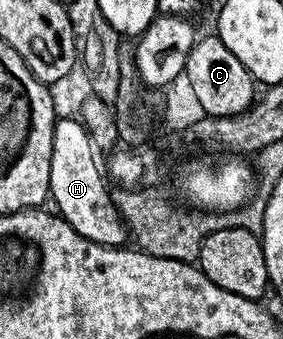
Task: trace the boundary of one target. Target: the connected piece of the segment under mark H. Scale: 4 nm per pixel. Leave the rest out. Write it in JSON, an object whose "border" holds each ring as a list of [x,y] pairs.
{"border":[[[57,117],[53,156],[50,158],[50,202],[57,206],[55,209],[59,217],[65,218],[74,232],[86,236],[86,240],[103,246],[123,247],[130,238],[128,228],[124,225],[124,216],[119,205],[113,199],[112,202],[108,199],[109,183],[101,163],[100,166],[96,163],[96,157],[98,154],[92,145],[92,138],[79,117]]]}

